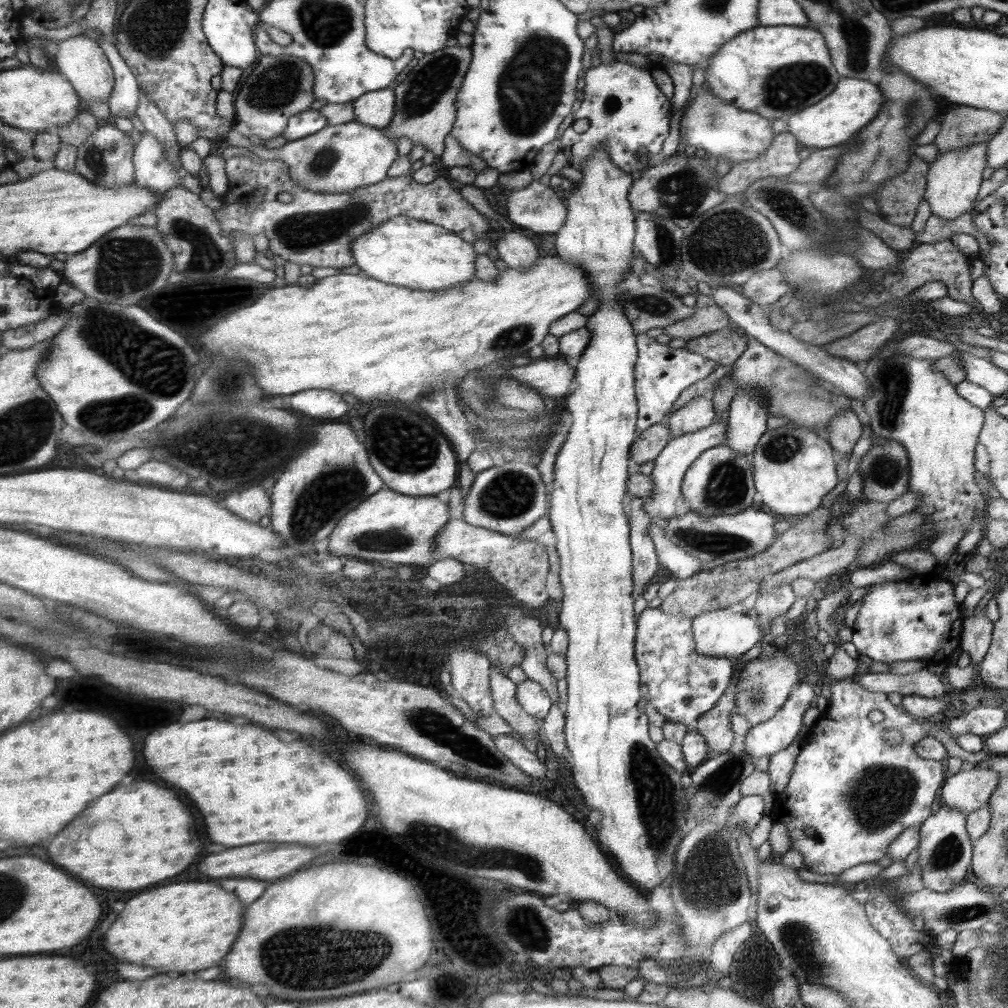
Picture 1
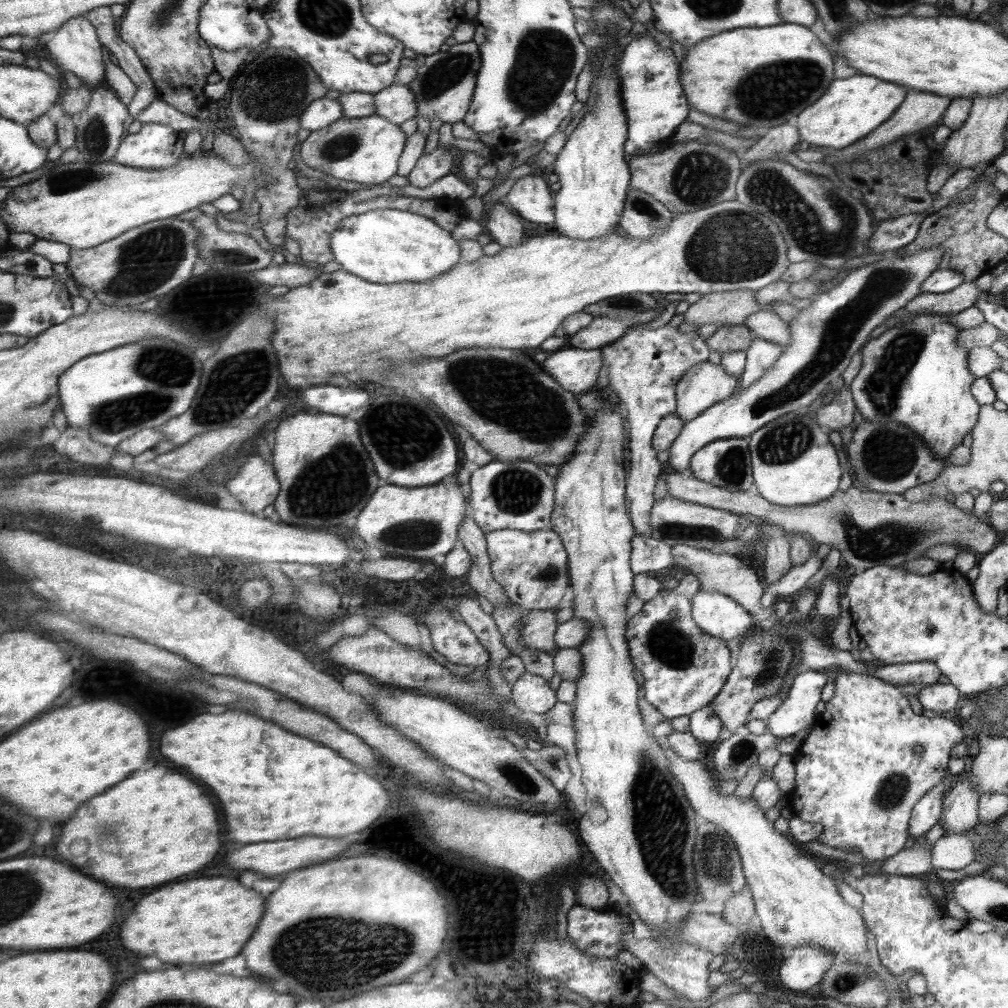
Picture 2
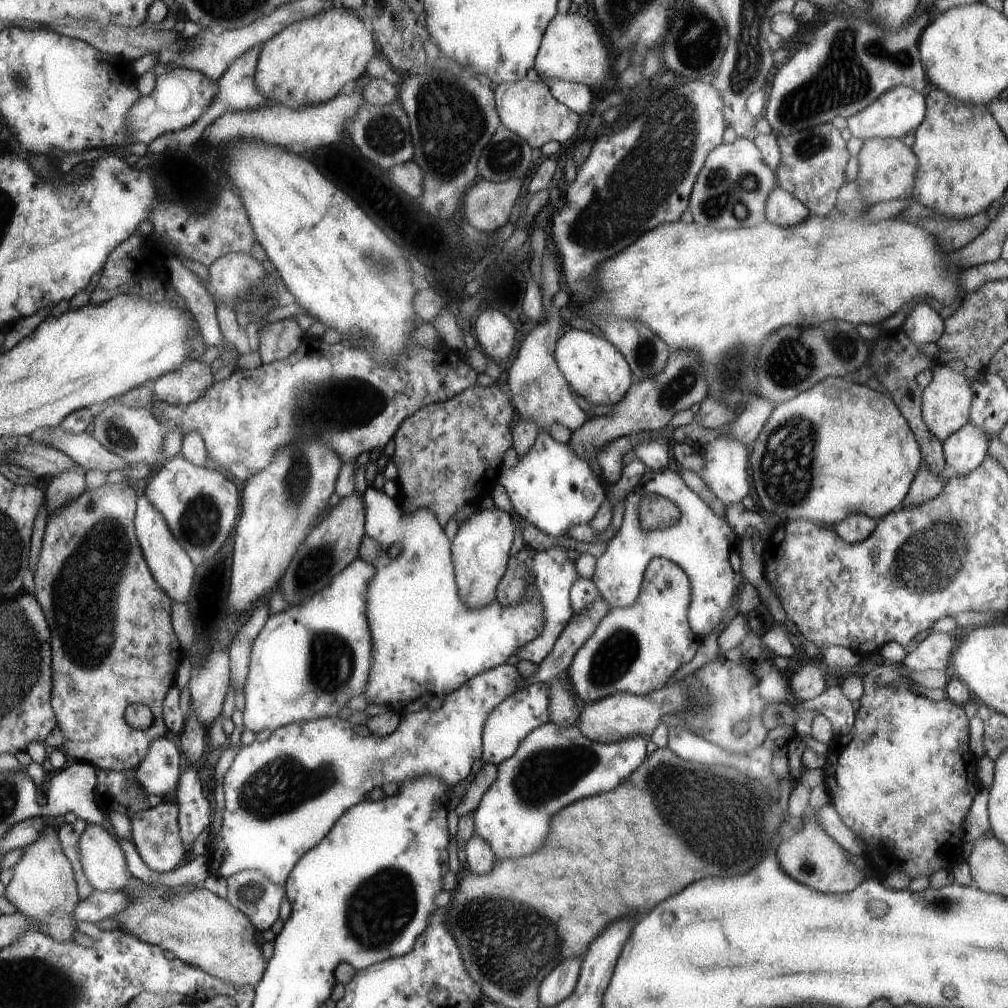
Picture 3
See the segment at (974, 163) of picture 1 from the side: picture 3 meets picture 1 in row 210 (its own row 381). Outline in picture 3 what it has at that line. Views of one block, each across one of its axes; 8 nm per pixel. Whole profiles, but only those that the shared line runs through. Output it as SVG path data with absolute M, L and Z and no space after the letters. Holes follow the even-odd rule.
M948 363L935 364L932 368L933 378L928 386L923 388L922 416L932 434L936 434L944 443L950 434L961 430L969 422L971 406L973 405L973 380L964 374L952 370Z

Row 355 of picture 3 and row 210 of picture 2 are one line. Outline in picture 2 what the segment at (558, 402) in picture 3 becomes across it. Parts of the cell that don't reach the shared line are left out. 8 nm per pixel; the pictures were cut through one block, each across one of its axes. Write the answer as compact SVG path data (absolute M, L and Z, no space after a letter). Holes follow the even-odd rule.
M524 175L516 181L505 197L510 209L526 222L554 222L554 203L548 184L539 176Z

